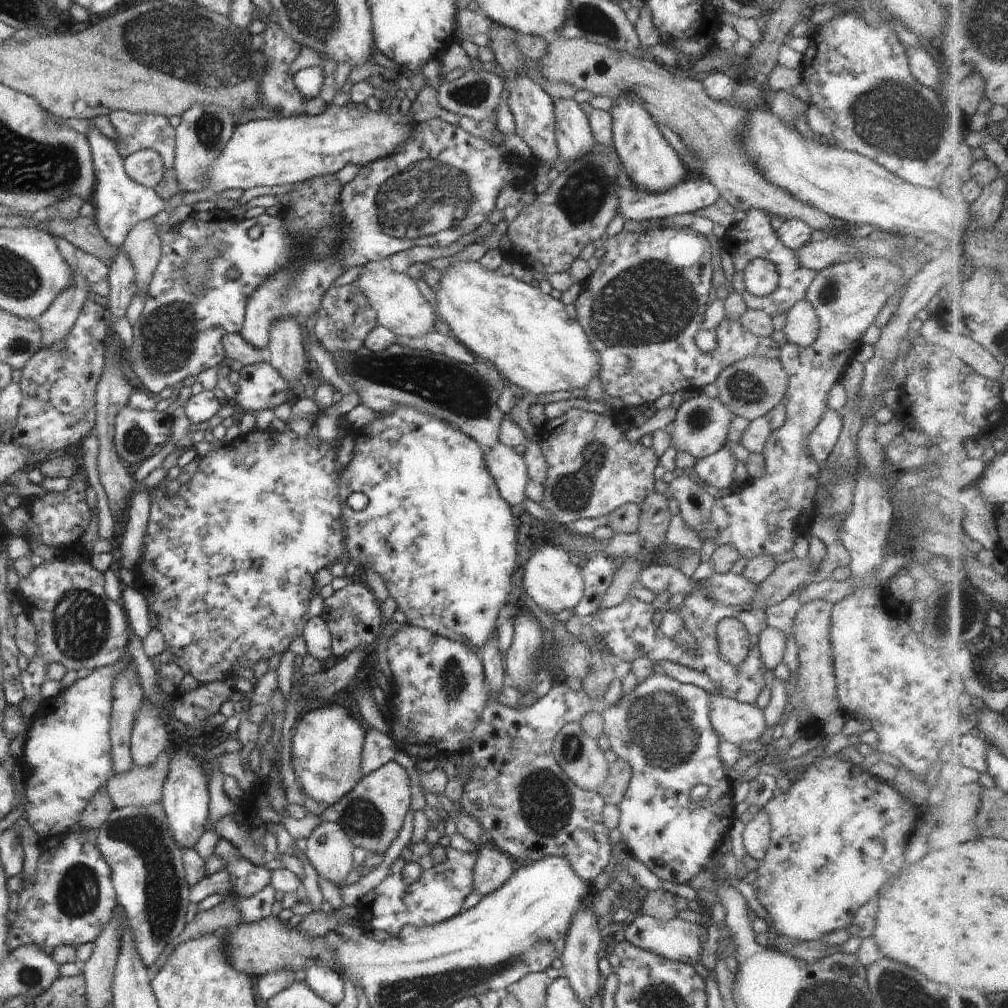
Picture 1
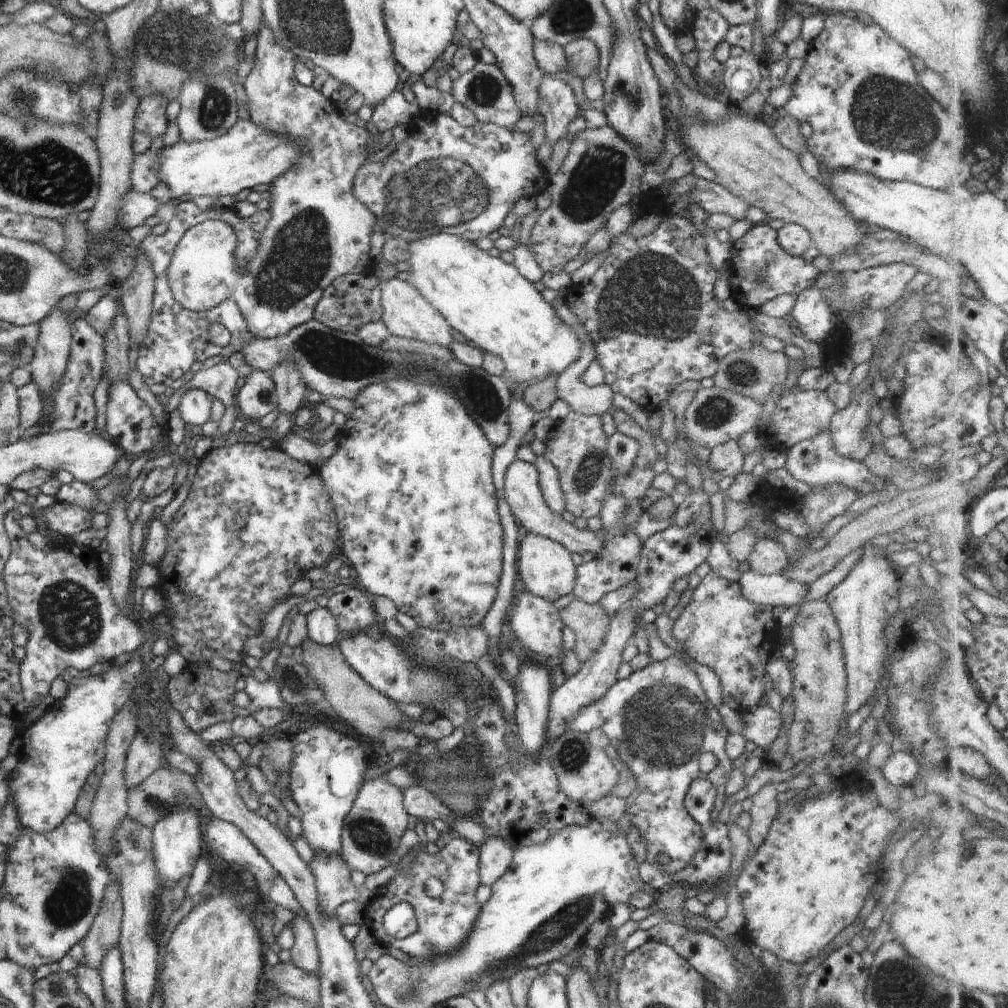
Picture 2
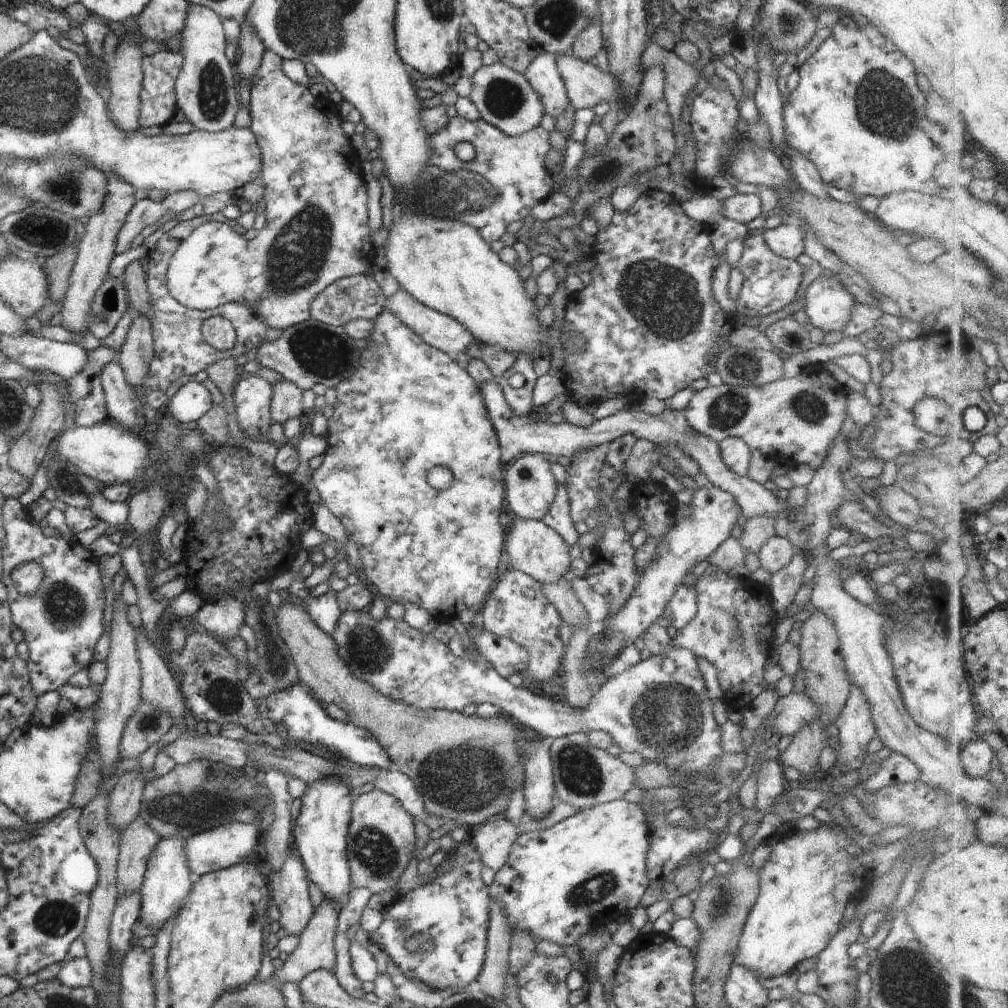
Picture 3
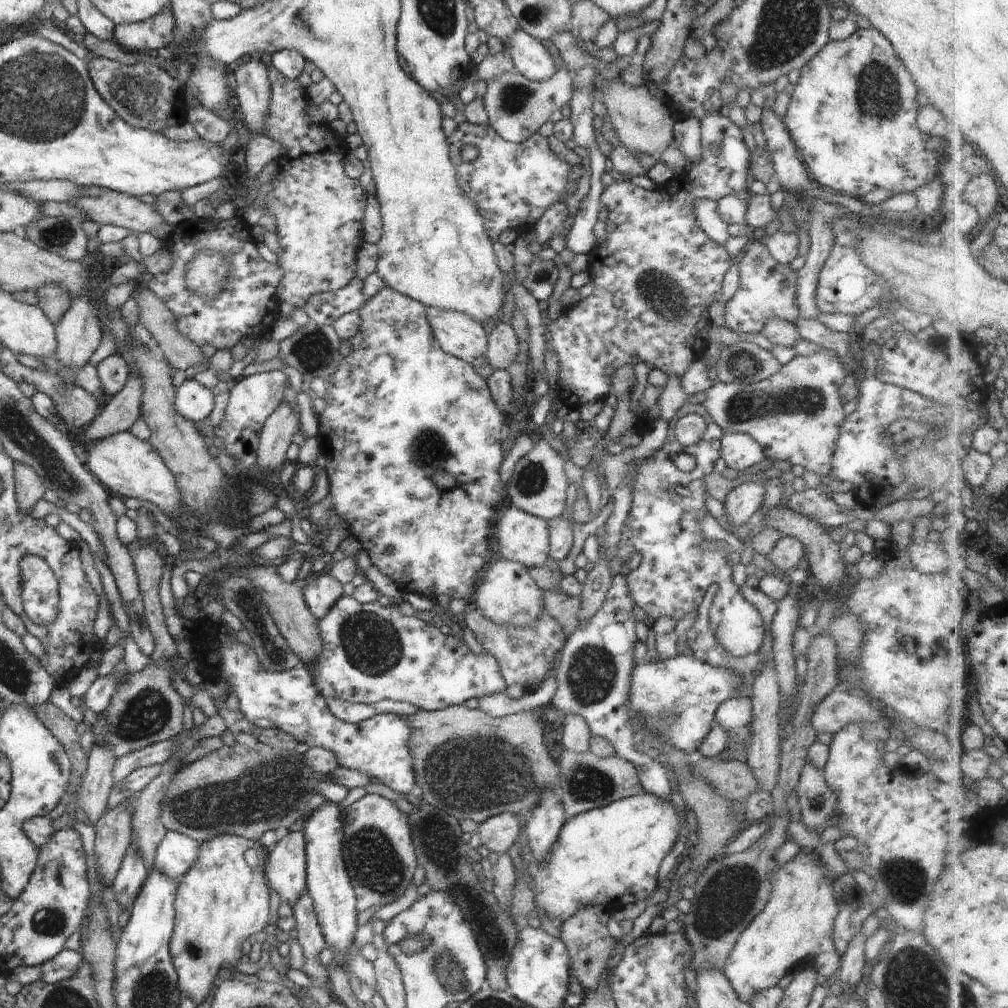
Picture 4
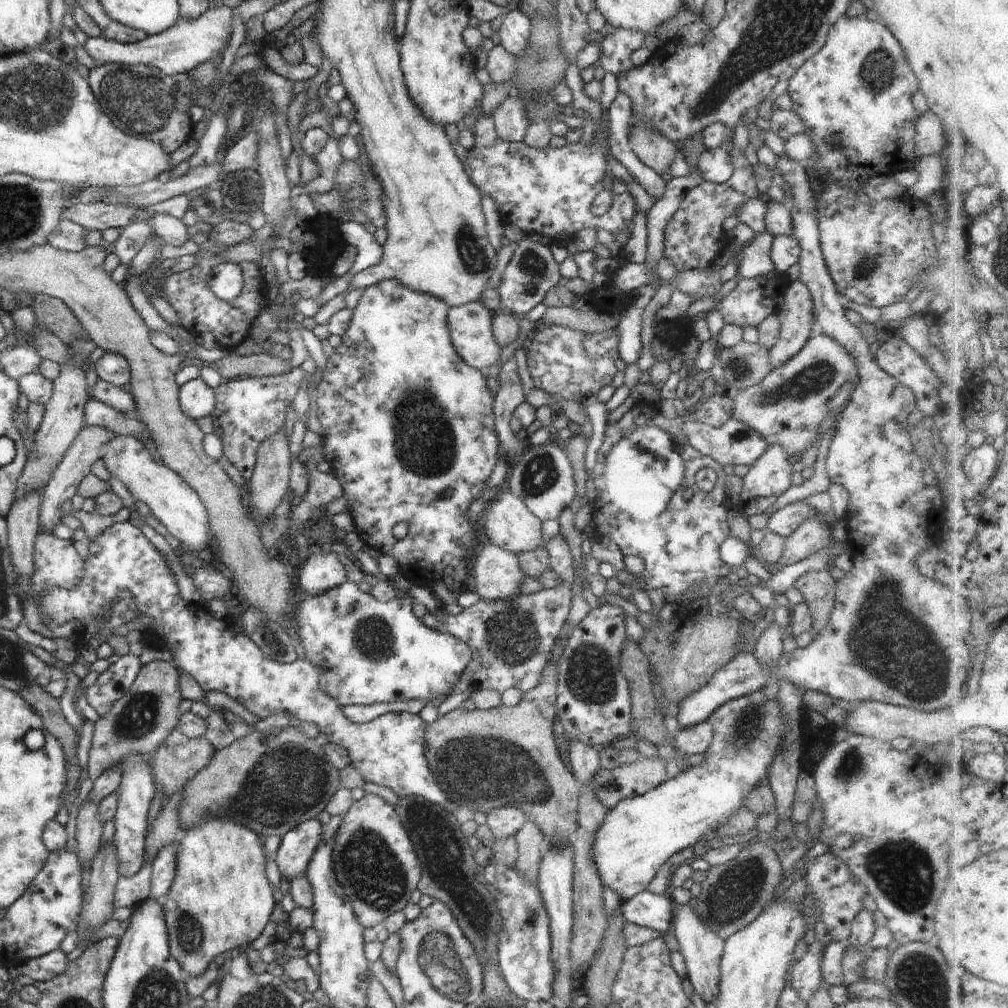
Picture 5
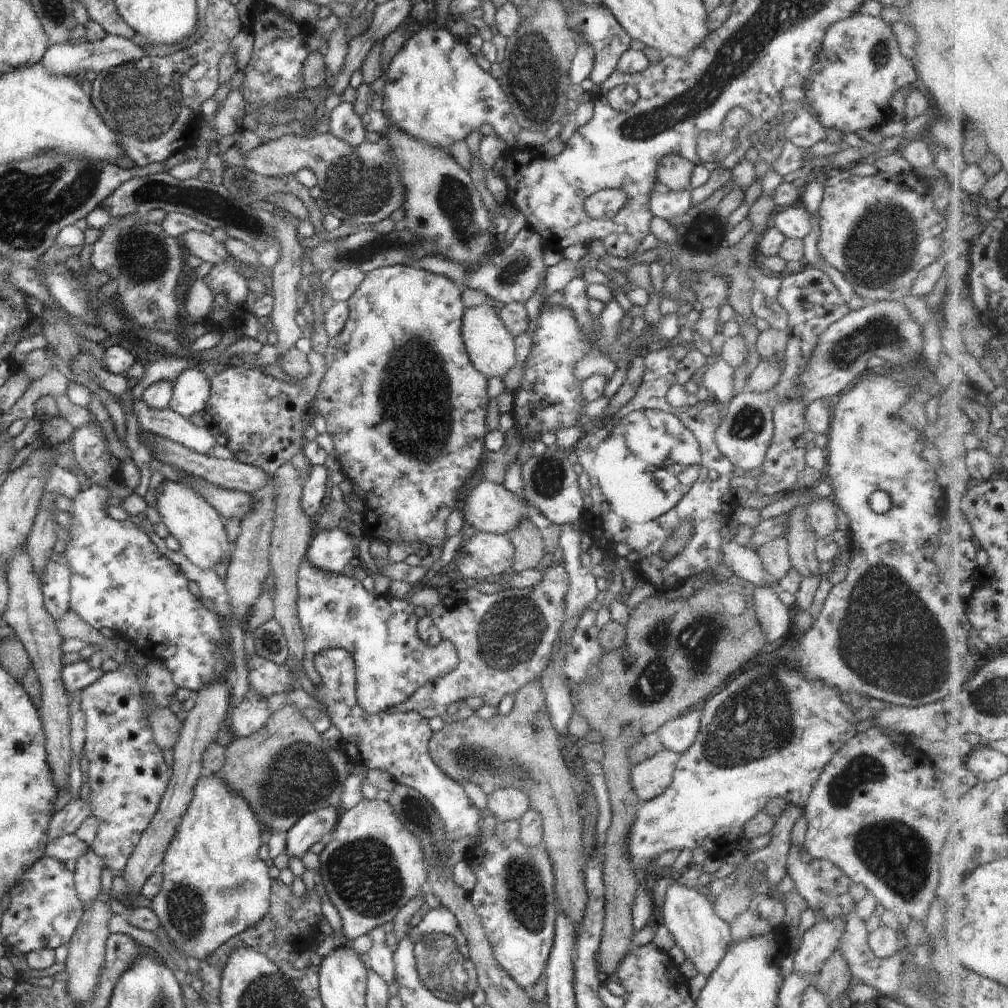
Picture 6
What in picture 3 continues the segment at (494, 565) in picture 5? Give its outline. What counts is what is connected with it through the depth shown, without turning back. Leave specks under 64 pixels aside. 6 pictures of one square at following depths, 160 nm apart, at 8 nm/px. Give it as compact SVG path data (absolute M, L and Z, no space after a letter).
M508 566L507 572L502 576L496 576L494 582L494 588L490 590L490 594L488 594L488 598L486 598L484 606L482 606L482 611L478 615L478 620L484 626L484 630L492 632L492 634L496 634L500 638L510 638L516 644L520 644L524 650L528 650L530 658L528 658L529 664L526 672L534 682L543 682L552 678L556 672L561 672L562 658L566 648L559 638L558 626L560 626L562 620L556 608L547 601L544 592L542 592L542 585L536 582L534 578L526 576L526 574L511 566Z

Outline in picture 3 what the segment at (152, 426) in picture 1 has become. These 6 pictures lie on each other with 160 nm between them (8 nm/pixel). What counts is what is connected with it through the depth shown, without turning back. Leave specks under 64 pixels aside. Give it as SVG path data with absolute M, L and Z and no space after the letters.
M112 361L101 373L101 386L104 390L106 398L106 409L108 410L108 418L112 423L125 428L126 430L140 430L146 424L145 416L142 412L143 400L139 399L134 388L126 382L124 372L118 362Z

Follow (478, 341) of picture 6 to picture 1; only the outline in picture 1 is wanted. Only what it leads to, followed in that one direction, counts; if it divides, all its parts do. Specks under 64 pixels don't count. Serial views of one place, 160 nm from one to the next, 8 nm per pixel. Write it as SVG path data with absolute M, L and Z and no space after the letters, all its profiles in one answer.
M380 268L376 272L370 272L364 269L355 284L358 284L362 294L368 298L380 327L394 332L398 337L412 339L436 331L434 324L438 317L435 310L420 292L417 282L404 271L395 272L391 268Z

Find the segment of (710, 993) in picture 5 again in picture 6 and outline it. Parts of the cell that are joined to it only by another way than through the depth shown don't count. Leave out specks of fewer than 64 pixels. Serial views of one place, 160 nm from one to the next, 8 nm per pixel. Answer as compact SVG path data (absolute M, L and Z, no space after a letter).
M676 880L672 881L667 888L662 907L664 924L674 937L674 942L684 951L685 958L692 962L692 966L700 974L710 977L724 958L731 942L731 926L716 914L713 904L706 895L699 893L697 889L681 885Z

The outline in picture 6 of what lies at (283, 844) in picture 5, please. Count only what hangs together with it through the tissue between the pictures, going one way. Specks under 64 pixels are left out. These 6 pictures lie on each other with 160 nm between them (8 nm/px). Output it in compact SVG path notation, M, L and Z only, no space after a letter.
M326 807L306 813L284 834L286 853L290 857L302 859L310 848L322 840L322 836L335 827L340 815L340 808Z

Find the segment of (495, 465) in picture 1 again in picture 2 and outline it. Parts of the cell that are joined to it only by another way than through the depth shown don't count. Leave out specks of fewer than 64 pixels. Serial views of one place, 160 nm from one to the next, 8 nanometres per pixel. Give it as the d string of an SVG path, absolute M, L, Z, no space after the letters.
M517 459L508 466L507 478L504 478L504 498L510 504L512 515L523 531L534 532L560 542L566 545L570 553L578 552L582 555L584 552L591 552L592 554L598 554L606 544L606 538L603 536L594 536L588 529L577 531L572 523L566 522L561 516L550 511L546 500L544 500L542 488L540 488L540 474L532 463Z

